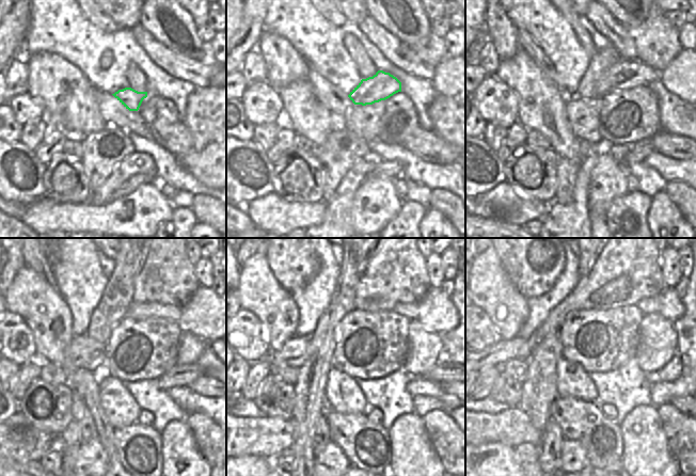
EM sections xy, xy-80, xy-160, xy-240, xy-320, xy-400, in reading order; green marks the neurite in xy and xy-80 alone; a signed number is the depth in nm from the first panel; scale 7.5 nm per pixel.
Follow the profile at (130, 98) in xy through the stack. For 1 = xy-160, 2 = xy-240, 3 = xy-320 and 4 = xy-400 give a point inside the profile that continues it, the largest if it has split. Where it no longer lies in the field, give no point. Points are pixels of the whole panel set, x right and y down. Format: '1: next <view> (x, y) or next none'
1: next xy-160 (623, 75)
2: next xy-240 (137, 311)
3: next xy-320 (412, 311)
4: next xy-400 (645, 307)

